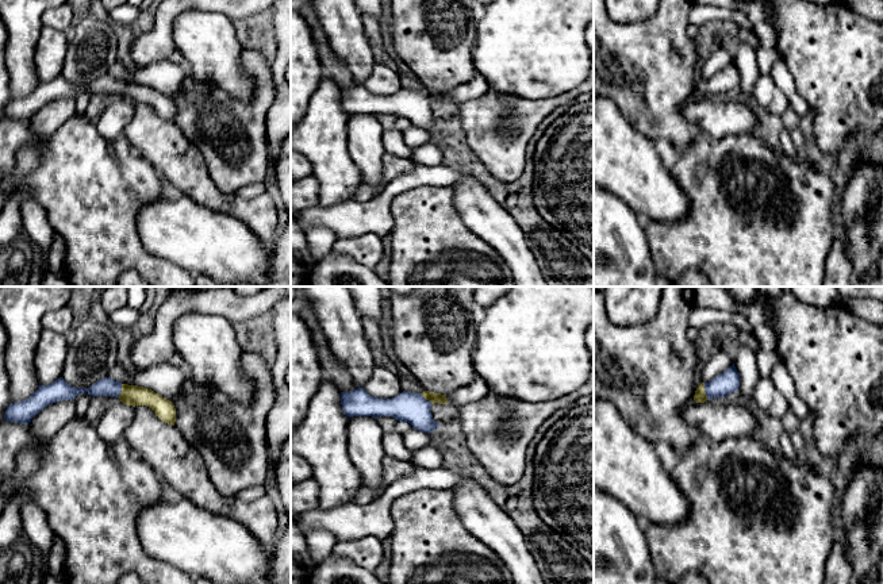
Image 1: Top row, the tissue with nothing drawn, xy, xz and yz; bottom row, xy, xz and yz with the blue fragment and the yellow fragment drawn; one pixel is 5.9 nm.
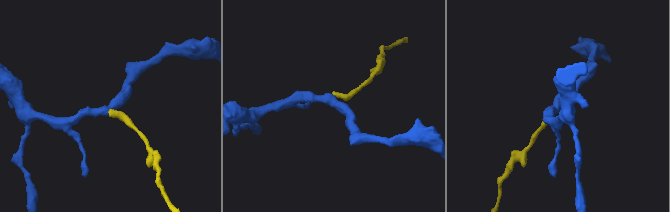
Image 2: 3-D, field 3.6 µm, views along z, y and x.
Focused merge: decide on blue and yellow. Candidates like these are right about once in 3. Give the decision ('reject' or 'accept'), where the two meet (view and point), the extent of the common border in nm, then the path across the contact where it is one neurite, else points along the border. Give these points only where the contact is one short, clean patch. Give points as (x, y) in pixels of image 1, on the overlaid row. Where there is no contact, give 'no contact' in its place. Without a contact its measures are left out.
accept; meets blue in yz at (705, 391); contact 110 nm long; runs through yz (724, 384), (705, 391), (699, 396)

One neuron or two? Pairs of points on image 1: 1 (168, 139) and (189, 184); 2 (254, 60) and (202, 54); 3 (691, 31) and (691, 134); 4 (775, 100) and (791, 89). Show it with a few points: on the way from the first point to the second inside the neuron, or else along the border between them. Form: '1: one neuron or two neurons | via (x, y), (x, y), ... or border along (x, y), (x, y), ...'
1: one neuron | via (169, 150), (189, 173)
2: two neurons | border along (242, 50), (242, 68), (256, 87)
3: two neurons | border along (687, 25), (686, 34), (693, 39)
4: two neurons | border along (768, 75), (786, 98), (789, 106)

